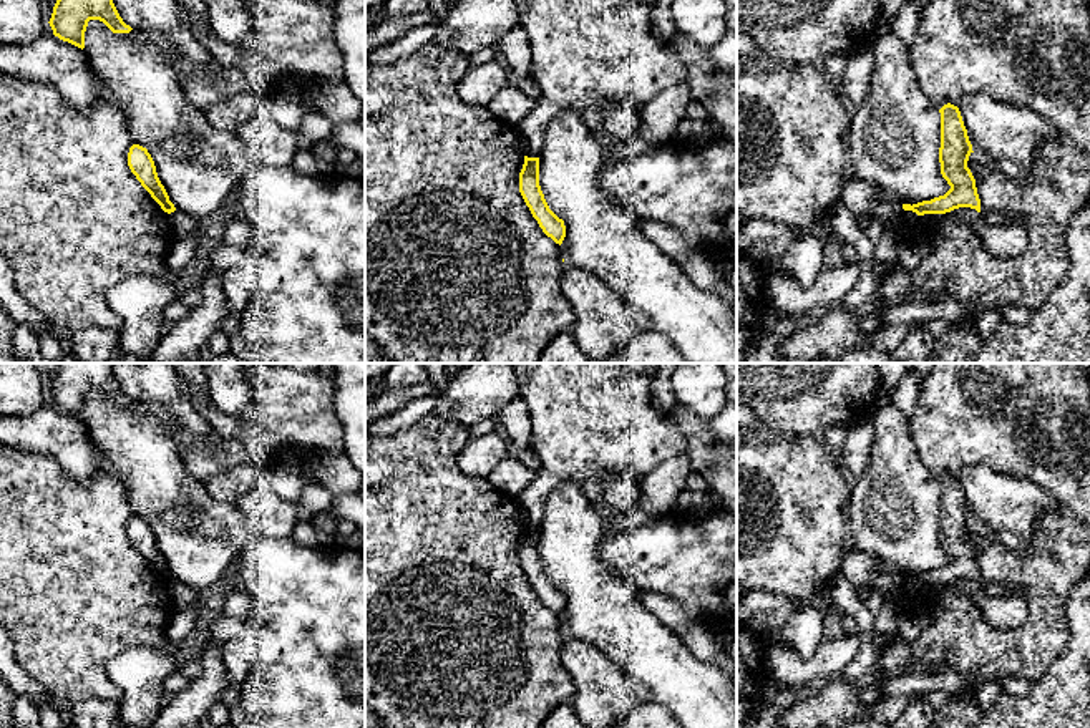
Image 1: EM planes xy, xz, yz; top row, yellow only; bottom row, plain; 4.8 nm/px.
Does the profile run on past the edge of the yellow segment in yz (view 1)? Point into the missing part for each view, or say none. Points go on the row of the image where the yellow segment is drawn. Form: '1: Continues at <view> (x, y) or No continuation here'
1: No continuation here

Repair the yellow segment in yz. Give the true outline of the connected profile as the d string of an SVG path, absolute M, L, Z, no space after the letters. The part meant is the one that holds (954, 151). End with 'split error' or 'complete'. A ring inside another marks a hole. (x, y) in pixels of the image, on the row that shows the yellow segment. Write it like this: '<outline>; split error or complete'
M947 103L941 109L941 148L939 163L941 174L951 189L939 197L917 204L903 204L904 211L912 211L917 216L946 214L959 207L971 207L981 212L981 199L976 187L976 179L967 167L969 156L974 153L967 136L961 111Z; complete

